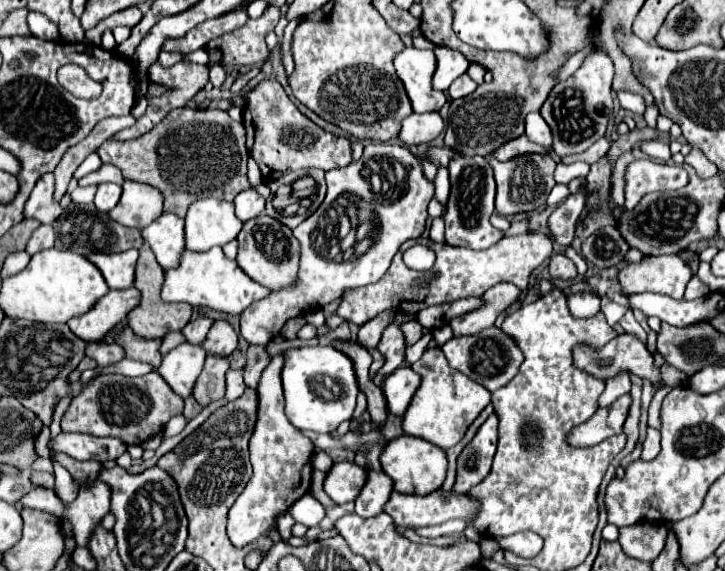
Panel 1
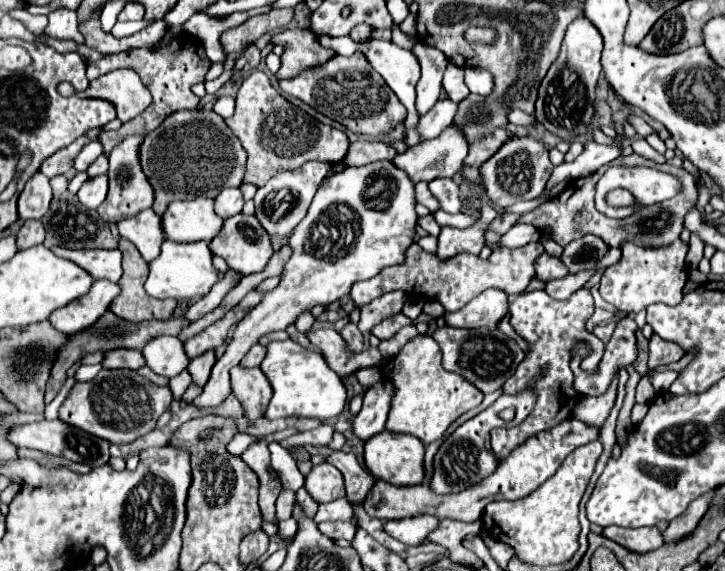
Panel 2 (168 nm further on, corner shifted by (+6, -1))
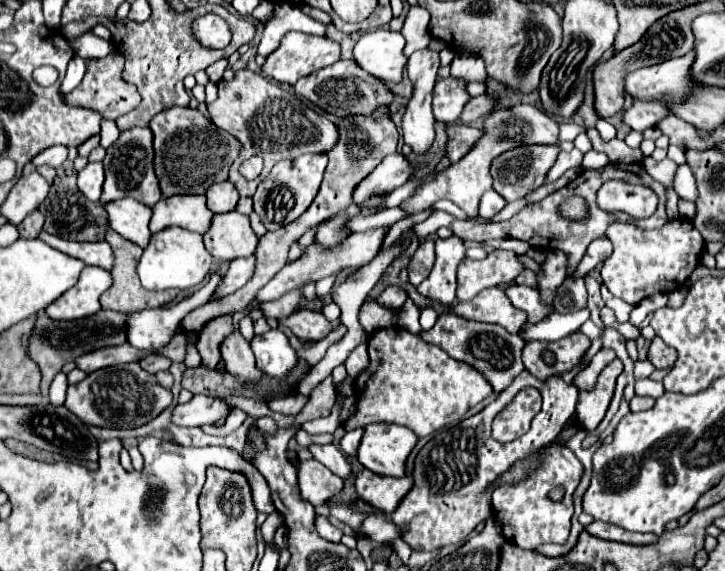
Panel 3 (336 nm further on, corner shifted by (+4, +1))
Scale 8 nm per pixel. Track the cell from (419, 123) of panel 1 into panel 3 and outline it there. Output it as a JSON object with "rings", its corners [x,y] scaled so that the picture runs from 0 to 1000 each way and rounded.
{"rings":[[[623,133],[604,140],[599,151],[599,207],[607,217],[623,217],[632,210],[637,189],[646,179],[646,161],[643,161],[643,144],[629,140]]]}

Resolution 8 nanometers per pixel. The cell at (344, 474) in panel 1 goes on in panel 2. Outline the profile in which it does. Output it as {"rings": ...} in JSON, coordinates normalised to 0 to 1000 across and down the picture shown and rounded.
{"rings":[[[444,809],[441,816],[430,816],[430,823],[422,834],[419,855],[439,883],[477,869],[477,855],[469,827],[463,827],[463,820],[452,809]]]}

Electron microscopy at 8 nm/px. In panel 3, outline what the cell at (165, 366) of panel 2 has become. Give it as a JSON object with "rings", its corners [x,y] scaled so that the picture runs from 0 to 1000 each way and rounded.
{"rings":[[[295,473],[290,480],[287,497],[281,504],[276,504],[273,511],[268,511],[262,522],[254,522],[251,529],[246,529],[240,536],[210,539],[210,543],[196,543],[196,546],[179,550],[177,599],[193,613],[229,609],[237,599],[240,581],[243,581],[248,560],[257,553],[257,546],[284,532],[290,525],[292,511],[298,508],[301,494],[303,494],[303,480]]]}

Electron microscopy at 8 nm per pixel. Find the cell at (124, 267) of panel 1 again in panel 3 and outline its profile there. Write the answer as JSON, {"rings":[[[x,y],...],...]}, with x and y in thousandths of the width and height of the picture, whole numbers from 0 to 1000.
{"rings":[[[58,406],[55,420],[61,420],[66,431],[113,455],[121,466],[135,466],[143,473],[154,473],[157,466],[157,441],[154,431],[149,424],[124,424],[124,427],[113,427],[113,424],[99,424],[99,420],[88,420],[88,417],[74,417],[72,410]]]}

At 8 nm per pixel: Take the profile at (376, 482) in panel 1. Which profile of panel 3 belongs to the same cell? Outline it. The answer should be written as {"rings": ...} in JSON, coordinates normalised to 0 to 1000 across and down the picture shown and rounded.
{"rings":[[[447,778],[447,781],[428,781],[428,792],[433,795],[433,802],[439,809],[447,809],[447,816],[452,816],[463,834],[469,834],[472,841],[483,837],[486,830],[486,813],[480,806],[480,799],[466,788],[461,778]]]}

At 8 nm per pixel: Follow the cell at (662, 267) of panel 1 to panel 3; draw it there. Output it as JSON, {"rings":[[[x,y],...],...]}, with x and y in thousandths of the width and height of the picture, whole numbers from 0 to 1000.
{"rings":[[[946,382],[921,389],[913,403],[883,403],[874,392],[847,389],[836,403],[836,417],[847,427],[847,441],[830,466],[830,494],[847,518],[869,536],[908,511],[927,511],[941,501],[966,462],[966,445],[971,438],[968,410]]]}

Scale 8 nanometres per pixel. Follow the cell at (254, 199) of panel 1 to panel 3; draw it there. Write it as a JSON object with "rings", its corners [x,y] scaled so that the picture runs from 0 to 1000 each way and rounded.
{"rings":[[[303,319],[298,326],[290,326],[290,336],[284,336],[284,347],[287,347],[287,364],[295,375],[312,375],[326,364],[331,340],[317,319]]]}

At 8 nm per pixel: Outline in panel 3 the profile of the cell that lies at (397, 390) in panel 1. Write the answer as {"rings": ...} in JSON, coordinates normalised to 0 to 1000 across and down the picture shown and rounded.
{"rings":[[[502,750],[480,753],[480,757],[477,757],[477,764],[474,764],[474,767],[472,767],[472,774],[469,774],[472,792],[474,792],[474,795],[480,795],[480,799],[491,795],[491,788],[494,788],[494,781],[497,781],[497,771],[499,771],[499,760],[502,760]]]}

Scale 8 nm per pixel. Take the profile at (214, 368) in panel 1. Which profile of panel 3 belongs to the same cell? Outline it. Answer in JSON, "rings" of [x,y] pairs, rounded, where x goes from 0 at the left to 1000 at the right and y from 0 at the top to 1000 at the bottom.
{"rings":[[[320,553],[312,557],[298,557],[295,564],[287,564],[279,581],[273,585],[273,620],[279,627],[279,641],[281,644],[298,644],[298,637],[306,630],[303,620],[303,606],[312,595],[312,588],[317,588],[317,578],[323,578],[320,571]]]}

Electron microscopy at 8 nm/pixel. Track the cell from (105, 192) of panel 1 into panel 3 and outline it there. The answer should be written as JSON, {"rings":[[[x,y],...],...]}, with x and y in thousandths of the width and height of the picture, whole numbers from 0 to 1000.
{"rings":[[[124,284],[116,298],[108,301],[108,329],[110,336],[127,350],[135,354],[138,340],[141,340],[141,322],[143,322],[143,298],[141,298],[141,284]]]}

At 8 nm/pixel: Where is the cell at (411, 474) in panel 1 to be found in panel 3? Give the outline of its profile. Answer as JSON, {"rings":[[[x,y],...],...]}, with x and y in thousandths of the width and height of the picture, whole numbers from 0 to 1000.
{"rings":[[[508,743],[494,785],[494,806],[502,820],[524,830],[554,837],[560,806],[571,788],[577,764],[549,743]]]}

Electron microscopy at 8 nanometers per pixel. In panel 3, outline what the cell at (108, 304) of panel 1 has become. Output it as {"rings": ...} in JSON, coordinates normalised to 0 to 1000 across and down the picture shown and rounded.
{"rings":[[[121,466],[108,490],[108,501],[99,501],[86,522],[74,525],[63,539],[63,553],[74,560],[108,560],[138,543],[138,518],[154,501],[154,483],[146,473]]]}

